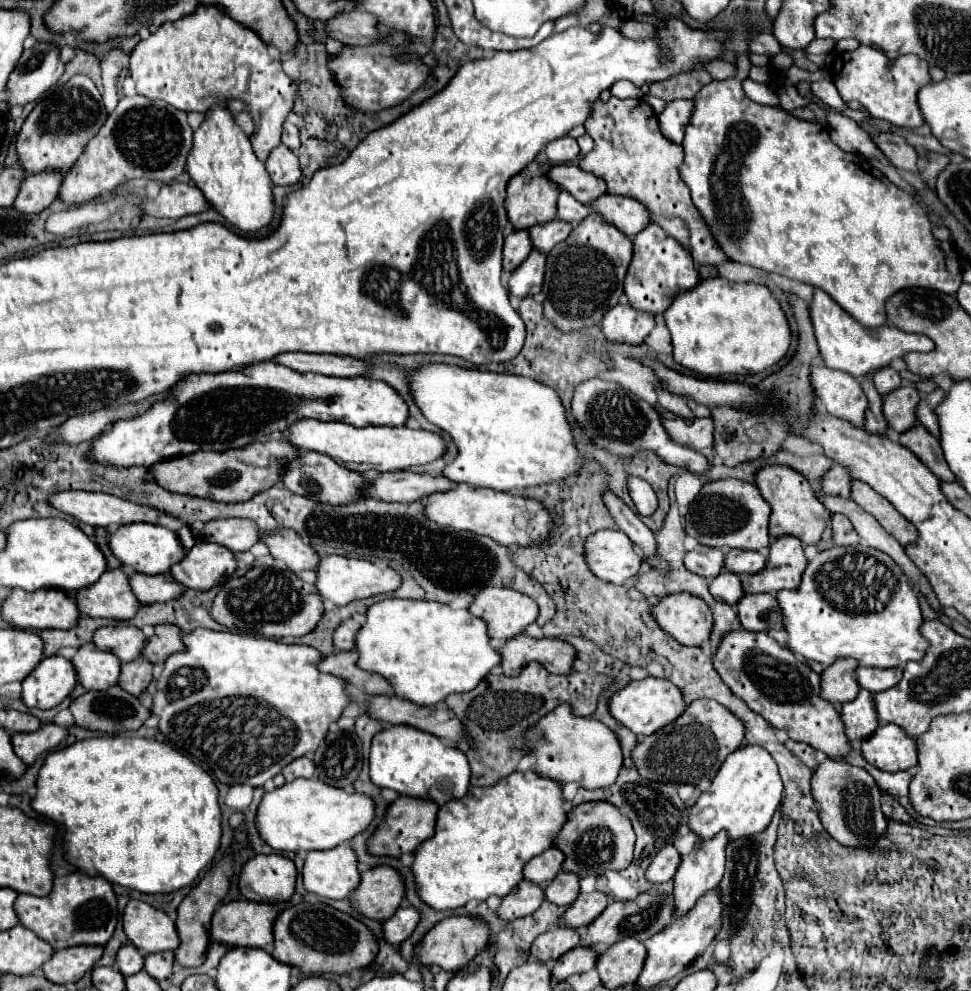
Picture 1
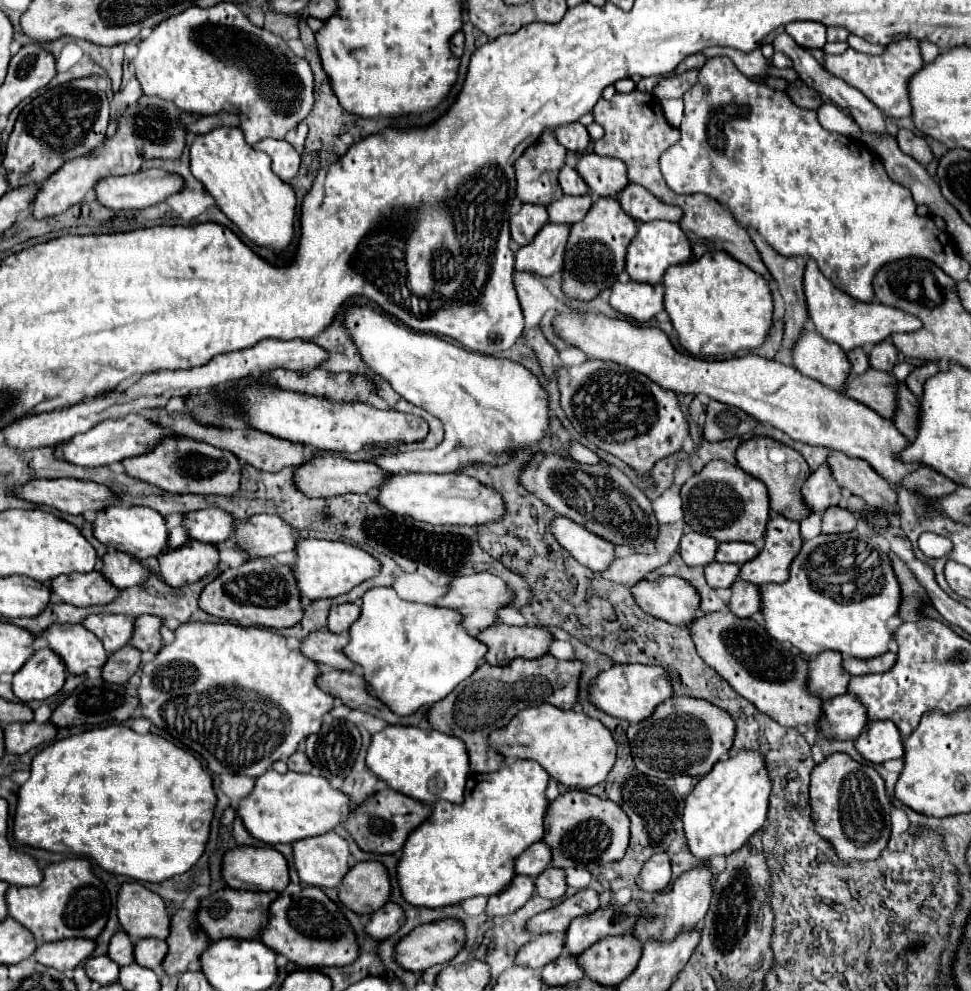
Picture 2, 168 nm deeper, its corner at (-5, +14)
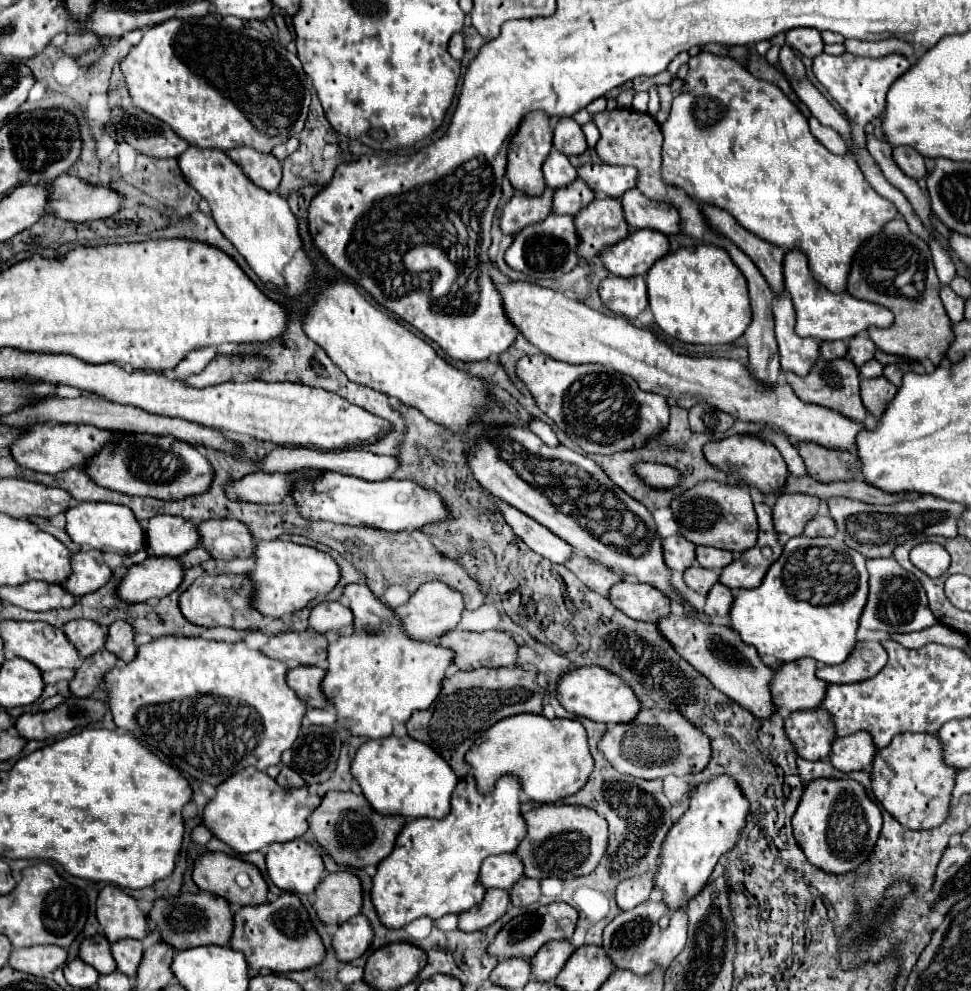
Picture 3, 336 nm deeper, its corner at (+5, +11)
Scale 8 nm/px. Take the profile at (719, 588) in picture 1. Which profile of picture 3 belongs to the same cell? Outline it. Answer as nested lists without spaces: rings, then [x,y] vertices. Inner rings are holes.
[[[690,566],[684,572],[684,582],[688,584],[688,588],[706,596],[708,590],[712,588],[712,584],[718,582],[718,576],[720,576],[718,570],[706,570],[706,568],[700,568],[700,566]]]

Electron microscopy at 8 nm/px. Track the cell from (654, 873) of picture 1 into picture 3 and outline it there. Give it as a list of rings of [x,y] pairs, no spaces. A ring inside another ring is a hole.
[[[646,872],[644,876],[632,876],[618,884],[616,902],[622,910],[632,910],[634,906],[648,900],[652,888],[654,888],[654,876],[650,872]]]

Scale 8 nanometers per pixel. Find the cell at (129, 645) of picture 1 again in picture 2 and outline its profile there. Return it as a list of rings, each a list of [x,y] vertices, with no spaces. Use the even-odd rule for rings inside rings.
[[[88,615],[82,625],[102,641],[108,653],[114,653],[128,645],[134,629],[134,623],[122,615]]]

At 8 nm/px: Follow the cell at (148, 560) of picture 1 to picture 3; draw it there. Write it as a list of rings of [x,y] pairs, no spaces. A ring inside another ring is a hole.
[[[80,502],[78,506],[66,510],[66,520],[68,520],[66,532],[80,546],[90,546],[114,554],[130,554],[130,556],[144,548],[144,530],[138,524],[134,512],[124,506],[106,502]]]

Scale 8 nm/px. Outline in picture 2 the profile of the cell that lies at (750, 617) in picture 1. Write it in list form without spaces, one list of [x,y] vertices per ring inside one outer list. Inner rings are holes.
[[[742,579],[734,581],[734,585],[730,587],[732,595],[728,599],[728,611],[738,615],[738,617],[750,617],[752,613],[758,613],[762,607],[762,599],[758,597],[758,587],[750,585]]]

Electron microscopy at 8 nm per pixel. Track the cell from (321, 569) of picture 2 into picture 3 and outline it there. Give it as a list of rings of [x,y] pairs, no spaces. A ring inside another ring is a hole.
[[[284,540],[258,542],[254,558],[256,568],[250,572],[258,588],[254,604],[264,616],[272,618],[290,616],[302,610],[316,596],[326,596],[340,580],[340,566],[334,562],[334,558],[312,546],[300,546]]]

